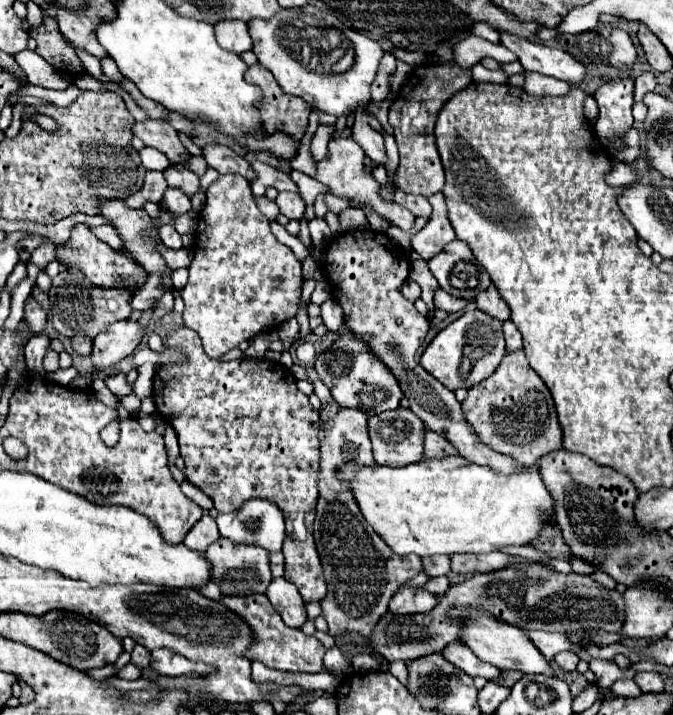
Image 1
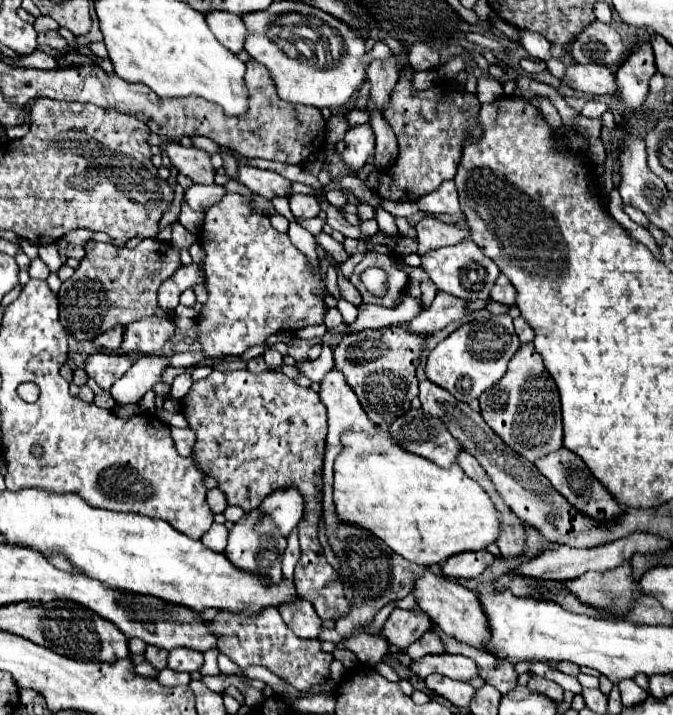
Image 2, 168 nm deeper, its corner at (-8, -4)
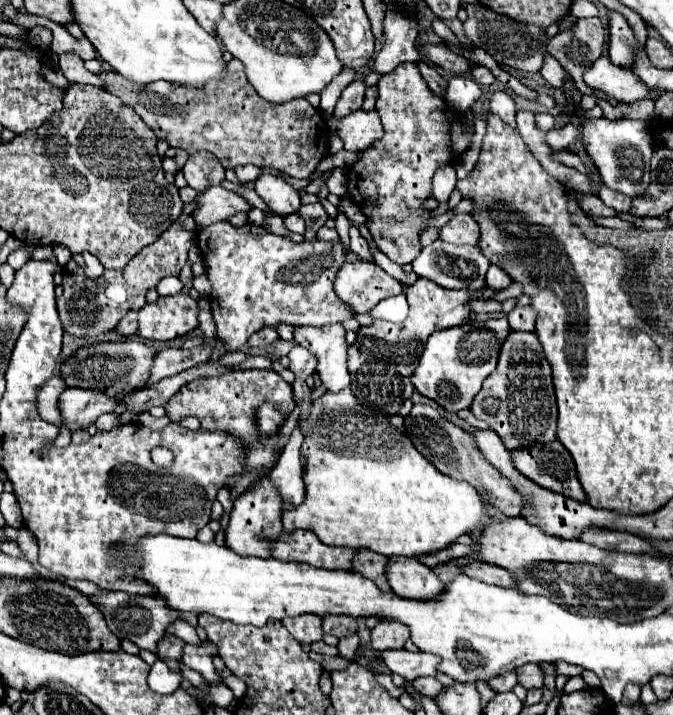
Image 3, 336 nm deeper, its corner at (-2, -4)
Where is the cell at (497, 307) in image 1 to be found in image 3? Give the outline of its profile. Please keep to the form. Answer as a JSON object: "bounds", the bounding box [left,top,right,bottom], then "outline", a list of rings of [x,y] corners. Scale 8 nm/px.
{"bounds":[486,265,512,289],"outline":[[[490,265],[488,273],[486,273],[486,285],[492,289],[506,289],[512,283],[512,279],[508,277],[506,271],[502,271],[496,265]]]}

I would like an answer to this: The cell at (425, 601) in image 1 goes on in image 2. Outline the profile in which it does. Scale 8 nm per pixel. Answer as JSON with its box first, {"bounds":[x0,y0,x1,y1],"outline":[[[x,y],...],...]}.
{"bounds":[382,609,432,649],"outline":[[[394,609],[388,621],[382,627],[382,635],[388,639],[390,645],[398,649],[406,649],[414,639],[422,637],[424,631],[432,625],[432,619],[426,613],[414,613],[408,609]]]}

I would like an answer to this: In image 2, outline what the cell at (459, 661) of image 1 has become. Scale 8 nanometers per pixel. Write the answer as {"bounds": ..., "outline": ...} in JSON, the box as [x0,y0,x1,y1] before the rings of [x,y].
{"bounds":[410,653,478,681],"outline":[[[450,653],[422,657],[420,661],[412,663],[410,669],[422,679],[428,677],[430,673],[440,673],[440,675],[446,675],[450,679],[460,679],[460,681],[470,681],[478,677],[478,665],[472,659],[464,655],[450,655]]]}

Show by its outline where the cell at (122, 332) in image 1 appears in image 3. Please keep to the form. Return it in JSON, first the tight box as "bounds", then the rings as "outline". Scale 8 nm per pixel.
{"bounds":[138,293,198,341],"outline":[[[178,293],[178,295],[168,295],[168,297],[160,297],[156,303],[146,303],[140,309],[138,315],[138,335],[142,339],[150,339],[150,341],[170,341],[176,337],[182,337],[186,333],[190,333],[192,329],[198,327],[198,301],[194,301],[188,293]]]}

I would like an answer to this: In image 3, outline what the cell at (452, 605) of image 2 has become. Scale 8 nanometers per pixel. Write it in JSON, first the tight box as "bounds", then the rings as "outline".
{"bounds":[388,559,444,599],"outline":[[[392,559],[388,561],[388,585],[400,597],[434,599],[444,591],[444,583],[422,565],[418,559]]]}

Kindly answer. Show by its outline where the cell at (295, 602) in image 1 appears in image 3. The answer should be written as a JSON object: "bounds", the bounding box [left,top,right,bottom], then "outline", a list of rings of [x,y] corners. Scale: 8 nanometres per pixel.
{"bounds":[282,615,322,643],"outline":[[[300,615],[286,617],[282,625],[292,633],[292,637],[300,643],[312,643],[322,639],[322,619],[318,615]]]}

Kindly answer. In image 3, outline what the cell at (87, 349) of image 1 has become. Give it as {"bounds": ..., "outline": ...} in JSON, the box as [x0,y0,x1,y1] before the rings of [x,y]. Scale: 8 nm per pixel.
{"bounds":[116,309,138,335],"outline":[[[138,309],[130,311],[128,315],[124,315],[124,319],[122,319],[122,323],[118,323],[116,331],[122,333],[122,335],[134,335],[136,327],[138,327]]]}

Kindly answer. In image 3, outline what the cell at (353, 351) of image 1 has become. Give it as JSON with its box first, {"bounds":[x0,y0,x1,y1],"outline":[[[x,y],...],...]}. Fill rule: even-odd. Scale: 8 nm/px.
{"bounds":[348,279,496,415],"outline":[[[418,279],[414,285],[406,287],[406,297],[408,297],[408,305],[410,305],[410,311],[408,311],[408,317],[406,321],[402,323],[390,323],[390,321],[374,321],[372,327],[364,327],[360,333],[358,333],[358,339],[352,347],[348,347],[348,371],[350,371],[350,379],[352,379],[352,391],[354,395],[358,397],[358,401],[364,405],[364,407],[370,407],[370,409],[376,409],[376,411],[382,411],[386,415],[396,415],[400,405],[410,399],[412,391],[414,391],[414,385],[410,381],[410,375],[414,371],[414,367],[418,365],[418,359],[424,351],[424,345],[428,341],[428,337],[436,331],[442,331],[442,329],[450,329],[450,327],[456,327],[456,325],[464,325],[468,321],[472,321],[472,309],[470,309],[470,301],[472,299],[490,299],[496,291],[492,291],[490,287],[484,287],[480,291],[452,291],[452,289],[442,289],[440,285],[432,283],[430,279]],[[374,329],[374,333],[384,333],[386,331],[386,339],[376,339],[370,335],[370,331]]]}

